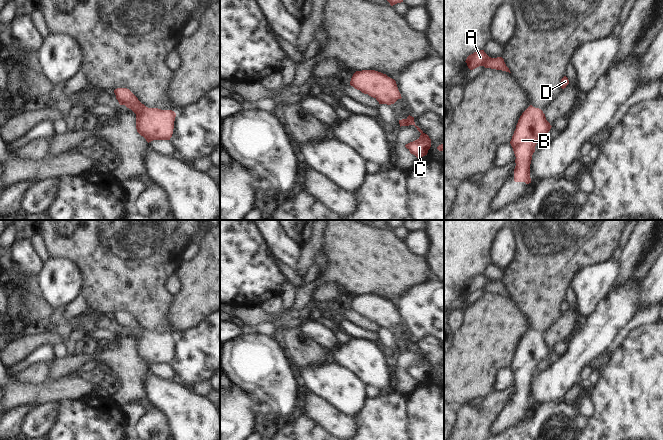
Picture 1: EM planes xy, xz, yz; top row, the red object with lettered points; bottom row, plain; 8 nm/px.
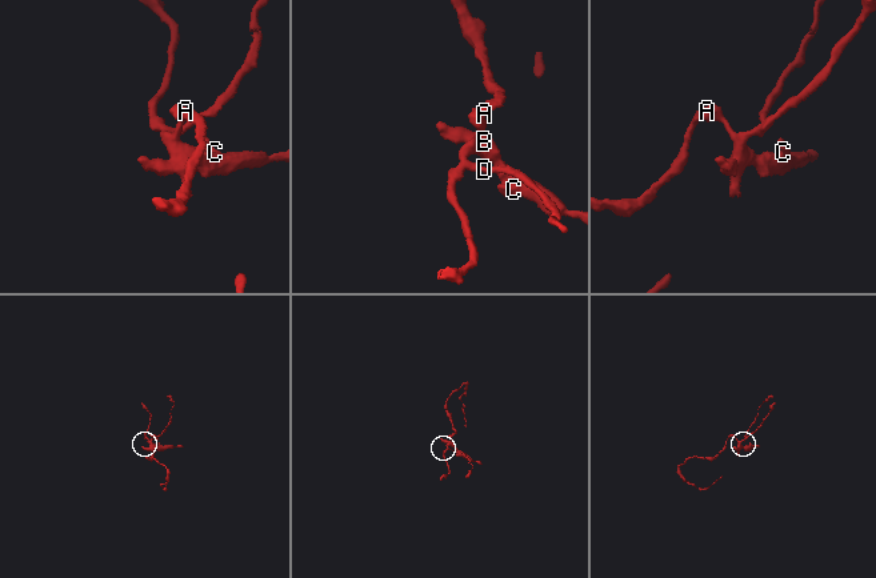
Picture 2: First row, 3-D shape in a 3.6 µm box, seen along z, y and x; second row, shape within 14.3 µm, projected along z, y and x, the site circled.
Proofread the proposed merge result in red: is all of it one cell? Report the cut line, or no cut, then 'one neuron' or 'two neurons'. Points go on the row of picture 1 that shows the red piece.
cut none; one neuron

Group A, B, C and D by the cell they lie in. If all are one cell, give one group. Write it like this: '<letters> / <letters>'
A B C D

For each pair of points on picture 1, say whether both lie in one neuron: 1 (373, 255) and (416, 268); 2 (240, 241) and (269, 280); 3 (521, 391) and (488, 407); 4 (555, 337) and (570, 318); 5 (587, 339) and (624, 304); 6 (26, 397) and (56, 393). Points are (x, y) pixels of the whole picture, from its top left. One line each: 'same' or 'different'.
1: same
2: same
3: different
4: same
5: same
6: same

